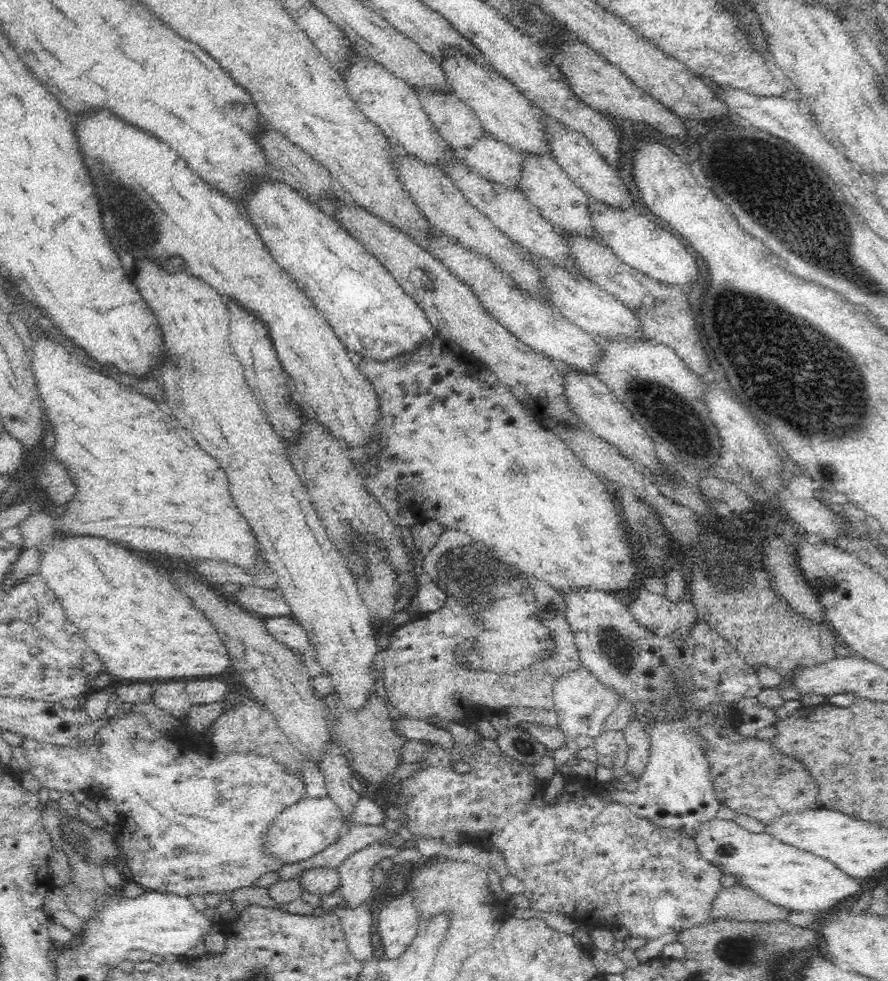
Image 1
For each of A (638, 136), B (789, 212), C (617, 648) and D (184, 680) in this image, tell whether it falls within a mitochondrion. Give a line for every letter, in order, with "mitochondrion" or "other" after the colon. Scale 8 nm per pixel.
A: other
B: mitochondrion
C: mitochondrion
D: other

